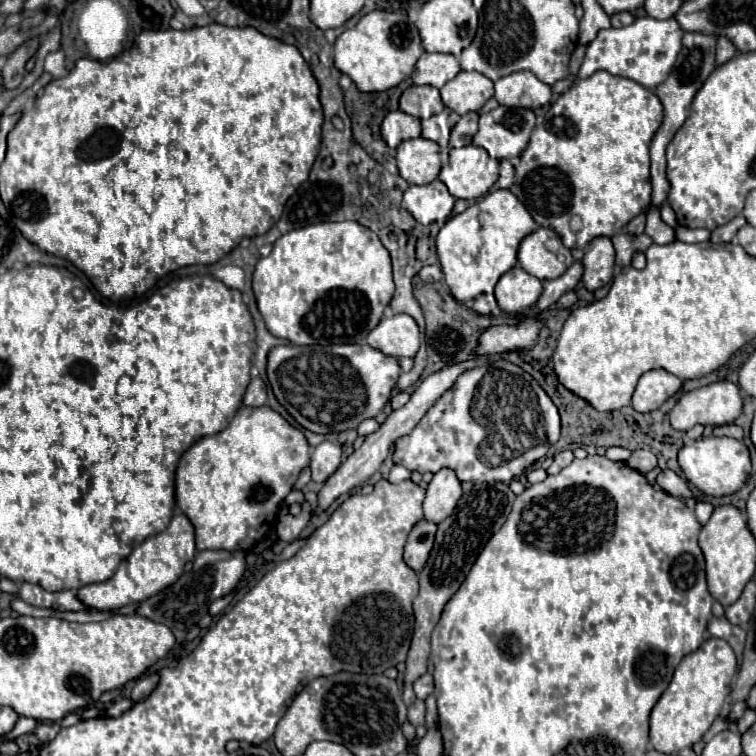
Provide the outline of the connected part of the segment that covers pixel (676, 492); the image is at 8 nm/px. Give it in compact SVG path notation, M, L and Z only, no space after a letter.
M671 469L661 471L661 473L657 475L657 483L659 483L659 487L661 487L663 491L667 491L667 493L673 495L673 497L679 497L679 499L689 499L689 497L693 497L693 491L691 491L689 483L687 483L683 477L675 475Z

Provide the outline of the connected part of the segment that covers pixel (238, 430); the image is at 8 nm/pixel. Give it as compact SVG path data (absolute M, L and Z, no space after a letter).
M241 407L237 411L237 415L233 417L233 421L227 425L227 429L219 431L217 435L211 435L211 437L203 437L201 441L197 441L191 449L187 449L183 453L183 457L179 459L179 465L177 465L177 475L175 475L175 501L177 501L177 507L181 513L185 513L189 517L189 521L193 523L195 527L195 543L197 543L197 551L205 551L205 549L223 549L223 551L249 551L253 549L259 541L265 539L265 535L275 527L277 523L277 513L279 513L279 507L281 503L285 501L285 497L289 495L289 491L293 489L301 469L309 463L309 445L307 445L307 439L305 435L291 427L279 413L275 413L271 407Z

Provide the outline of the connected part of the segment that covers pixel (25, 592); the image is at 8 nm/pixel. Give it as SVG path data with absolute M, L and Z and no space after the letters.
M23 583L19 597L35 607L51 607L55 609L55 593L49 593L45 589L41 589L39 585L31 585L31 583Z

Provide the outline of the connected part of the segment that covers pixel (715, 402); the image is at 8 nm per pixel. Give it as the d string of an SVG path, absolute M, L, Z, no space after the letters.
M717 381L689 391L671 411L671 425L677 431L689 431L693 425L727 425L743 411L741 389L731 381Z

